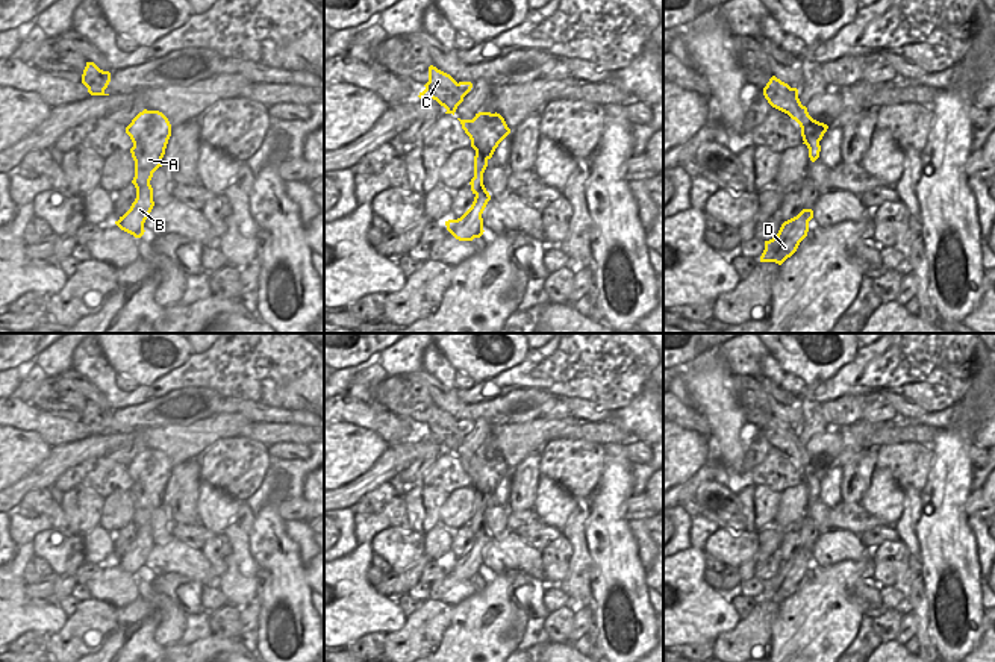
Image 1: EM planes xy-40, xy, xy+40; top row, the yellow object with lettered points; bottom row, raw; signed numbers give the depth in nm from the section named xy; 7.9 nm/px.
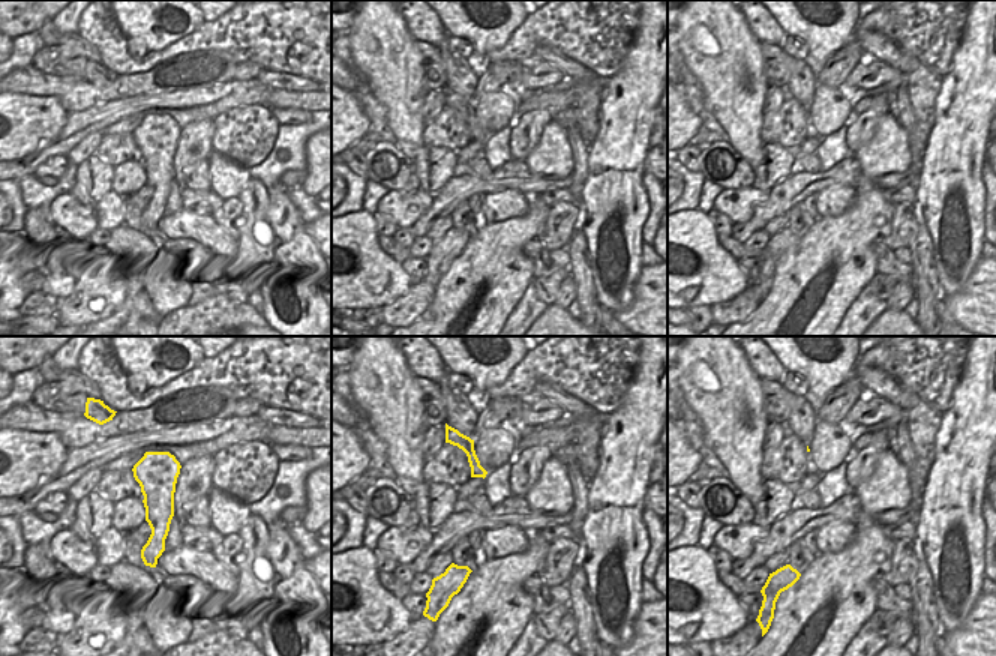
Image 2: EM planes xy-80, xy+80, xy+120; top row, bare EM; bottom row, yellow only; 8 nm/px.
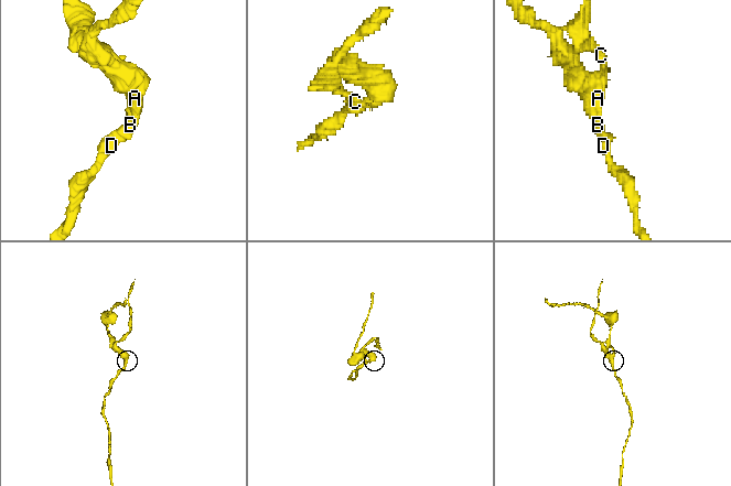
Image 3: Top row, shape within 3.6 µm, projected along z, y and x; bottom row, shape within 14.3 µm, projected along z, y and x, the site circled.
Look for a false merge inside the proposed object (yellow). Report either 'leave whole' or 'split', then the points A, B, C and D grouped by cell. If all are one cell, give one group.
split | A B D / C

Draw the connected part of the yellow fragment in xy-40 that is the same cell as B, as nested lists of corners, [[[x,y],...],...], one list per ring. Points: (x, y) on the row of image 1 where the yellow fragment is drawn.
[[[144,109],[126,127],[126,133],[133,142],[130,148],[135,161],[132,183],[136,188],[136,198],[115,224],[135,238],[141,238],[145,232],[144,223],[154,206],[150,180],[153,173],[164,165],[162,158],[171,136],[171,124],[162,112]]]

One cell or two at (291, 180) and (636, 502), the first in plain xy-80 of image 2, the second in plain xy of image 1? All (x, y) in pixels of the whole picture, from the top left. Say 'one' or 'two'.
one

